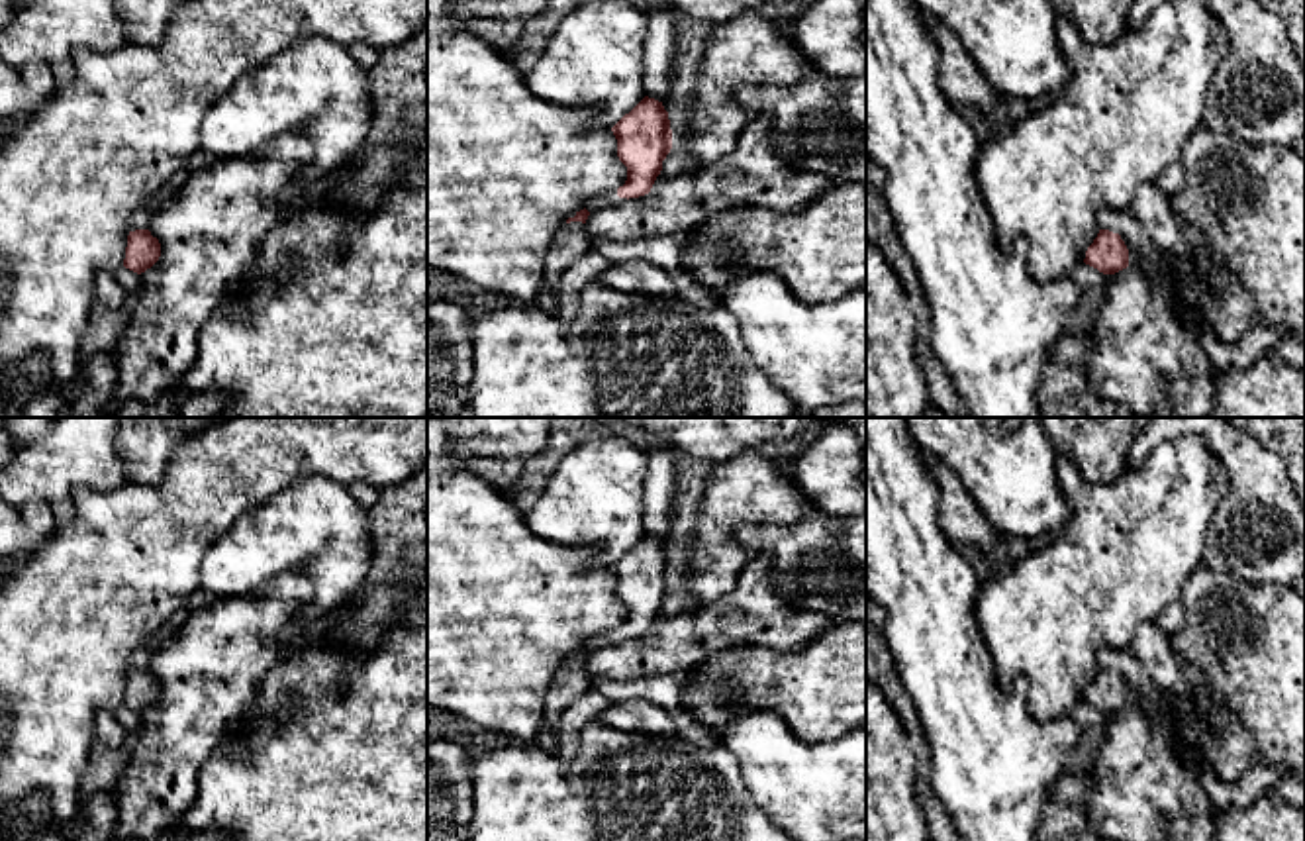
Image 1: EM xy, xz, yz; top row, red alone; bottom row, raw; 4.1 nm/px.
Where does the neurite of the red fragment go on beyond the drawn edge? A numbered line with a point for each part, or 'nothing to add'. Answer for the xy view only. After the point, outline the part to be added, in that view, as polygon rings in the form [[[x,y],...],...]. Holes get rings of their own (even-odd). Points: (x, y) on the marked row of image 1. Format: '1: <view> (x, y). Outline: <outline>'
1: xy (140, 220). Outline: [[[143,208],[143,210],[137,210],[133,216],[131,216],[131,231],[135,229],[149,229],[149,210]]]

